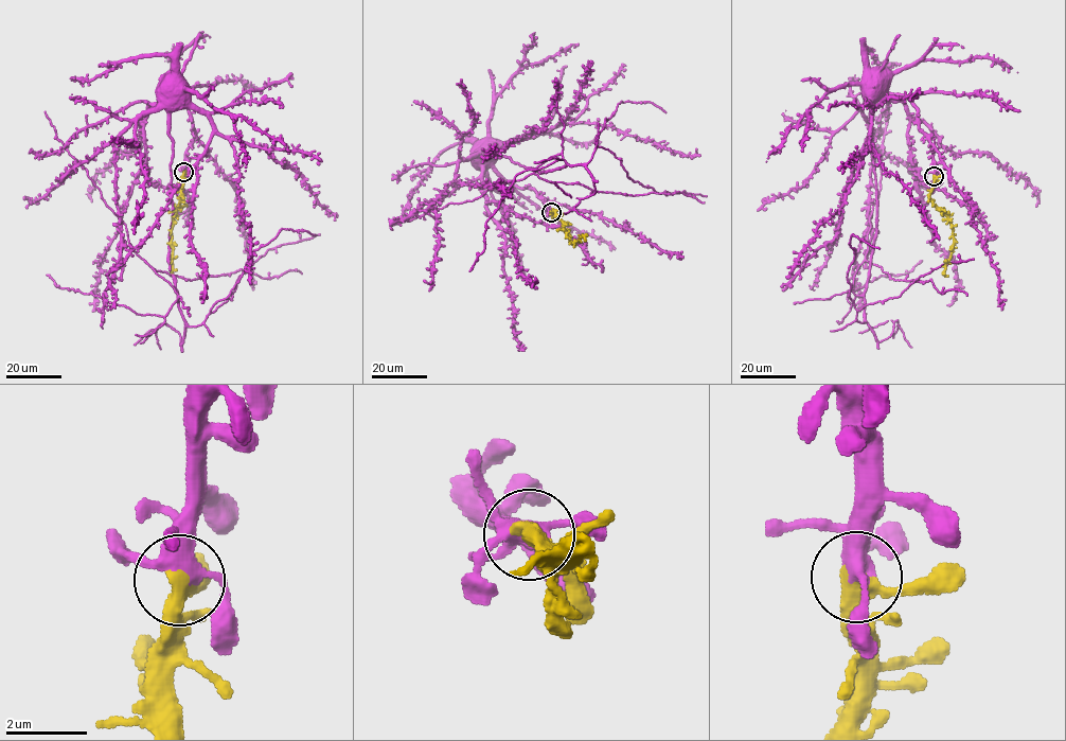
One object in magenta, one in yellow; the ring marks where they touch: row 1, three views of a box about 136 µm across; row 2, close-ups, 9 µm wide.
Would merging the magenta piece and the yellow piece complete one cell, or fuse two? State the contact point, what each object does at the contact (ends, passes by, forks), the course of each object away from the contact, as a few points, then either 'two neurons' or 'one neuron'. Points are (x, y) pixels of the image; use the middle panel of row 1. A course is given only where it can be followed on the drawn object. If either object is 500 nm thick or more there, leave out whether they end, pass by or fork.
place (551, 212); magenta forks; yellow passes by; course magenta (551, 212), (544, 208), (545, 203), (533, 190), (517, 188), (483, 163), (478, 156), (482, 150); course yellow (551, 212), (555, 212), (570, 241), (580, 241), (584, 235), (586, 241); one neuron

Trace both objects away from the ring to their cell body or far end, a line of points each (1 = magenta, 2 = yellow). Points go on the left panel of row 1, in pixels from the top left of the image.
1: (183, 172), (187, 148), (194, 130), (189, 110), (178, 96), (162, 98), (167, 87), (173, 86)
2: (183, 172), (172, 229), (172, 272)

